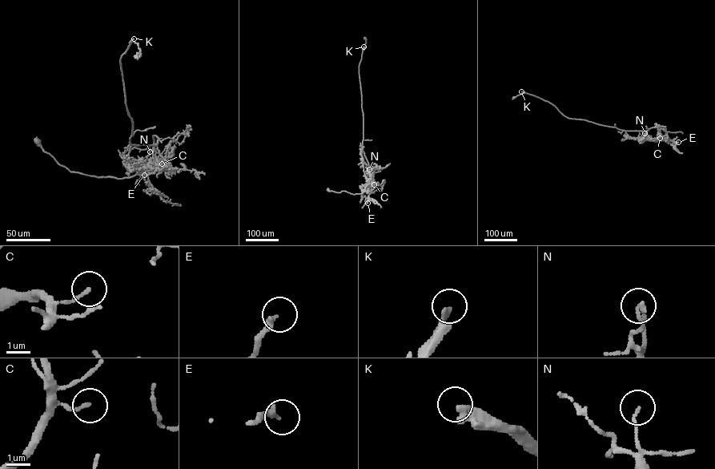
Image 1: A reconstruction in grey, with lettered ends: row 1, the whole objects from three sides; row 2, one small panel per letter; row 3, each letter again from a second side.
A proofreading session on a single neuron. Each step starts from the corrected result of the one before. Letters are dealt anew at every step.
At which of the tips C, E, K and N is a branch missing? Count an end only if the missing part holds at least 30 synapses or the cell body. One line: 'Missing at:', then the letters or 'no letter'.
Missing at: K

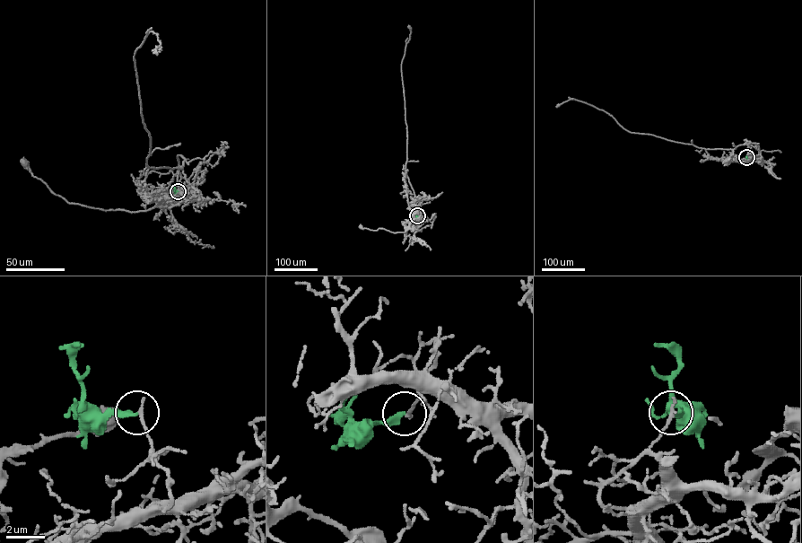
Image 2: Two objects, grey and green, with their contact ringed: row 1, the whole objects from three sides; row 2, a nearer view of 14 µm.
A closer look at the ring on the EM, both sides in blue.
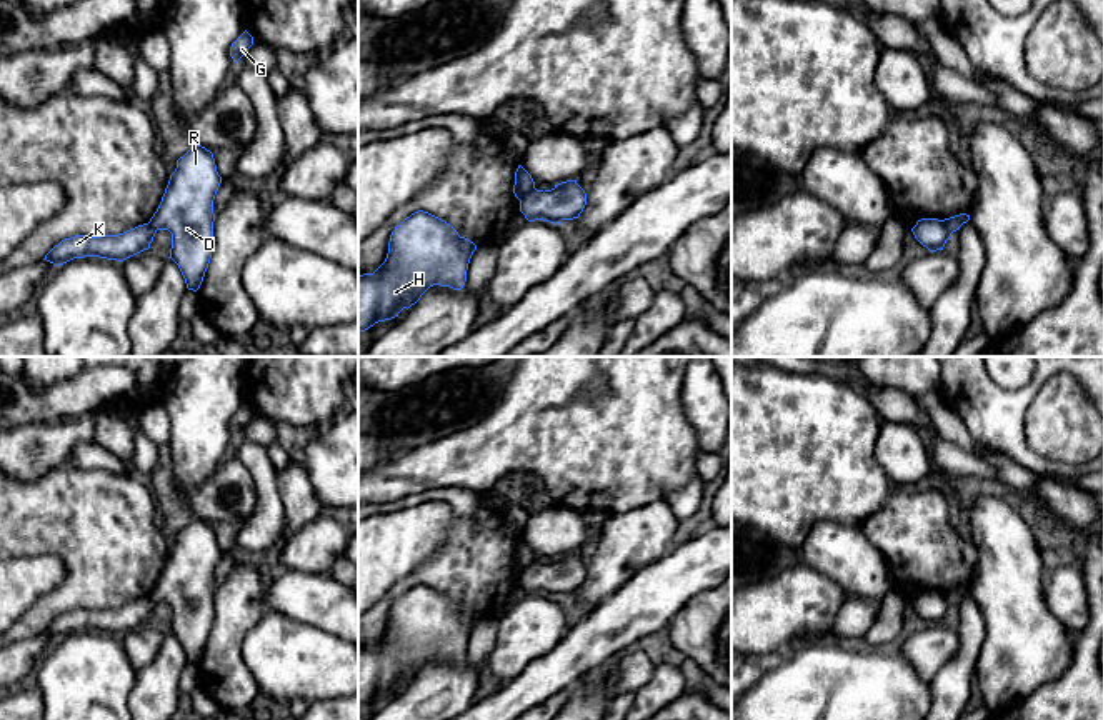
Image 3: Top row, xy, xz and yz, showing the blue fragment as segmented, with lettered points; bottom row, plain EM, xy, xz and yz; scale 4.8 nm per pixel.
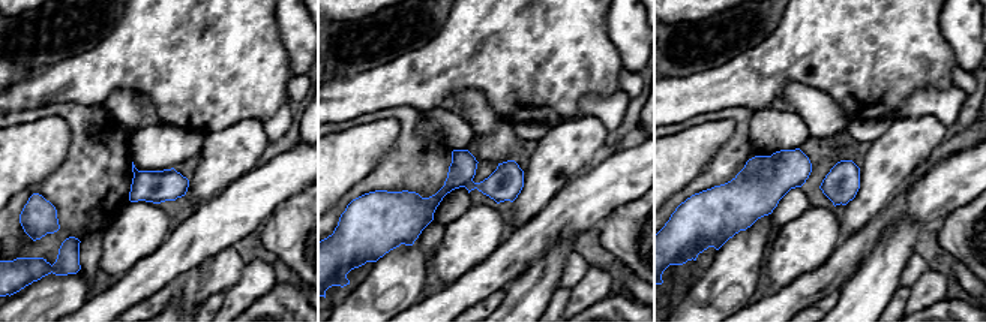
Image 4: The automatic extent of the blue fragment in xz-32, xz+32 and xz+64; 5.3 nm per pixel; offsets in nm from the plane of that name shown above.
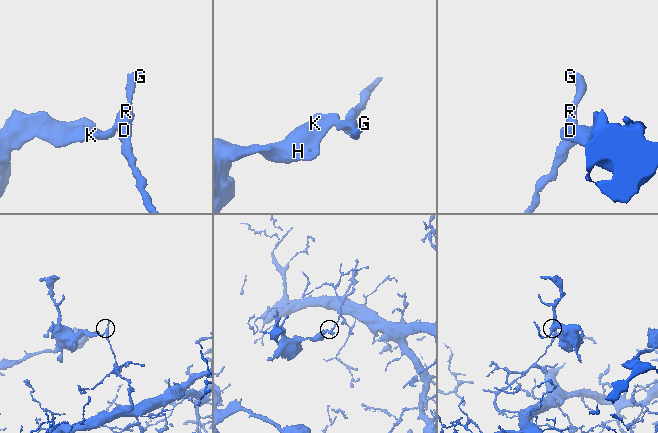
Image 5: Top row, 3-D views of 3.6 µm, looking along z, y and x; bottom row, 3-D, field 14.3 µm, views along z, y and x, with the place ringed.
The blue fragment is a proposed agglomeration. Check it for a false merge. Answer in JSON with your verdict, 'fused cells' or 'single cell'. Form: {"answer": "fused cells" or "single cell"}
{"answer": "fused cells"}

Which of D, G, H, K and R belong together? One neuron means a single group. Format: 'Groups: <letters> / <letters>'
Groups: D G R / H K

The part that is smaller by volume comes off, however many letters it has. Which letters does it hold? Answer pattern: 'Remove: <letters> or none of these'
Remove: H, K

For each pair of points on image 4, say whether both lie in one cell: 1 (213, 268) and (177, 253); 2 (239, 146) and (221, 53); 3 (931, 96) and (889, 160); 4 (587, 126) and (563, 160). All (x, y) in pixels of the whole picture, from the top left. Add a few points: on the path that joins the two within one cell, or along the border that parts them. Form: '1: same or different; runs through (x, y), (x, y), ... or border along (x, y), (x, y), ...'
1: different; border along (231, 246), (185, 271), (174, 282)
2: different; border along (261, 120), (239, 120), (204, 134)
3: different; border along (899, 117), (934, 116), (946, 128)
4: same; runs through (584, 135), (568, 152)

